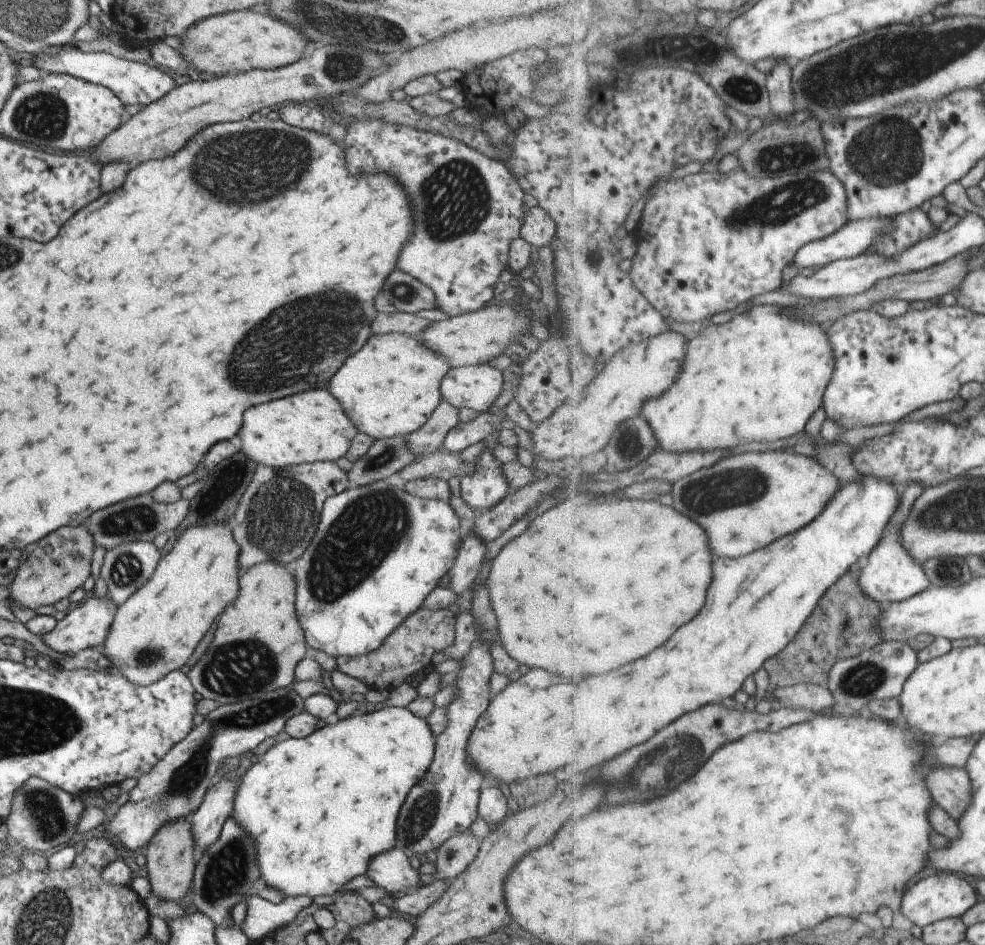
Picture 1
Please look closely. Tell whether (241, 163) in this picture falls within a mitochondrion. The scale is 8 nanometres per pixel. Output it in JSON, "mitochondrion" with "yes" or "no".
{"mitochondrion":"yes"}

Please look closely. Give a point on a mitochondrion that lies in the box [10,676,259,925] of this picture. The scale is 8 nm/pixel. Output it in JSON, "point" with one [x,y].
{"point":[227,872]}

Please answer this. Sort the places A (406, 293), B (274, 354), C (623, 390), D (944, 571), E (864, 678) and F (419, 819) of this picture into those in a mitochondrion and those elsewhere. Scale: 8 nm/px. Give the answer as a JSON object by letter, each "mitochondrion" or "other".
{"A":"mitochondrion","B":"mitochondrion","C":"other","D":"other","E":"mitochondrion","F":"mitochondrion"}

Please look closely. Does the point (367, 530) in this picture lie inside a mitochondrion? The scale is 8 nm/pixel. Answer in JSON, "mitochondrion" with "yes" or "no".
{"mitochondrion":"yes"}

